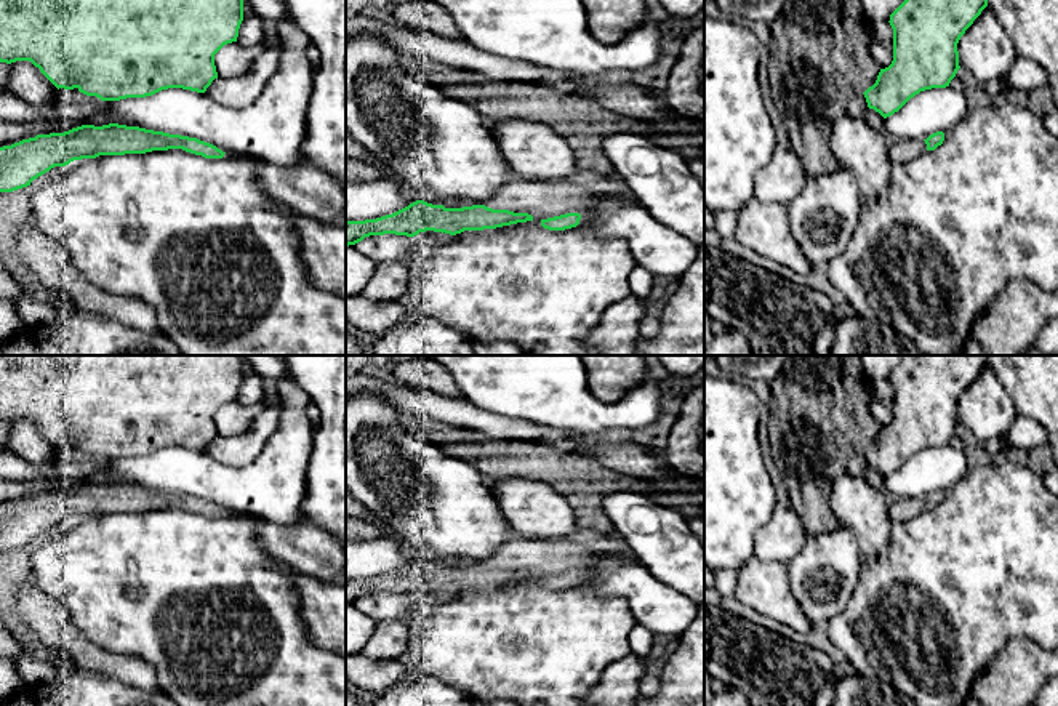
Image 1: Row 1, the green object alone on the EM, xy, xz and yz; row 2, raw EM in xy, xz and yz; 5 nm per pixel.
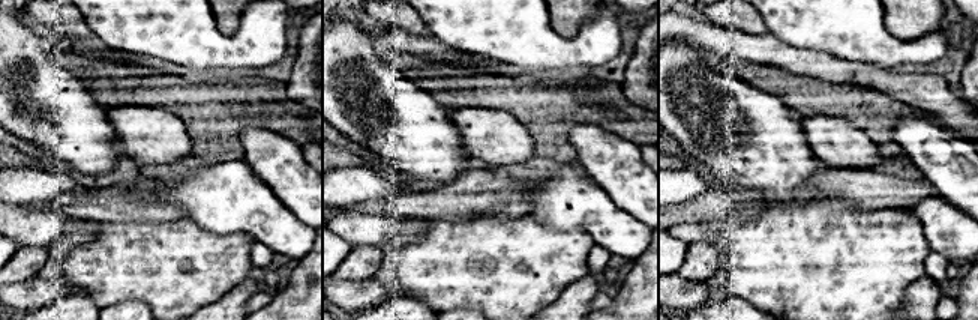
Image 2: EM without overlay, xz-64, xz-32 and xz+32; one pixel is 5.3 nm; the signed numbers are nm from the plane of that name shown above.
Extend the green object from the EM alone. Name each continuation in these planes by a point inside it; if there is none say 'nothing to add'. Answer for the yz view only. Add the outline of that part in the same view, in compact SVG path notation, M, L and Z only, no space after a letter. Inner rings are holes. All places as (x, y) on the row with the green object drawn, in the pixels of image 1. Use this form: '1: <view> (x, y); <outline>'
1: yz (901, 151); M896 139L888 146L892 163L906 163L920 157L927 150L924 139Z

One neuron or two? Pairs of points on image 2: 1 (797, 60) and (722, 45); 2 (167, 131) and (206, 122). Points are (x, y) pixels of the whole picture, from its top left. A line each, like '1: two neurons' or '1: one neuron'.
1: one neuron
2: two neurons

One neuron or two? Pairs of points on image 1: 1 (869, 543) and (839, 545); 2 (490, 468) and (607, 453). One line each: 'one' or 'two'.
1: two
2: two

